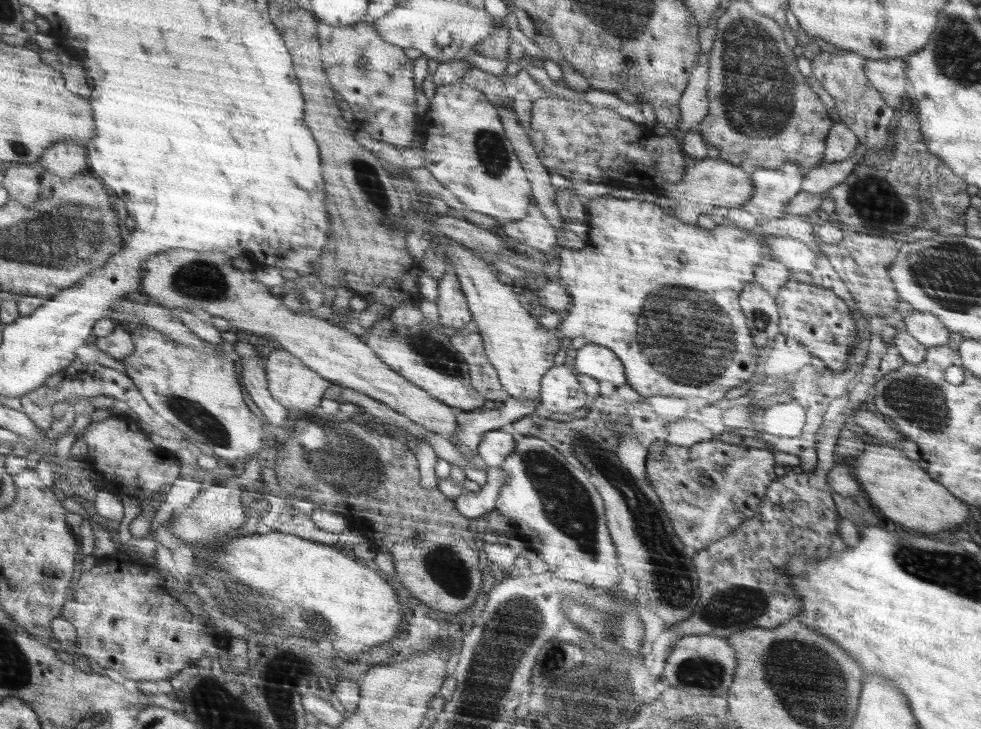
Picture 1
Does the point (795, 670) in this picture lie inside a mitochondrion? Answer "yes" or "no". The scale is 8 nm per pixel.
yes

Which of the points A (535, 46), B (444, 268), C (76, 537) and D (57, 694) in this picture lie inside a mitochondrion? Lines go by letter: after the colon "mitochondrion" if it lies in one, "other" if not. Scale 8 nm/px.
A: other
B: other
C: other
D: other

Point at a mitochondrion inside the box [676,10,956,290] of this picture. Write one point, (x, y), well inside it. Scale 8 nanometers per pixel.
(758, 98)

